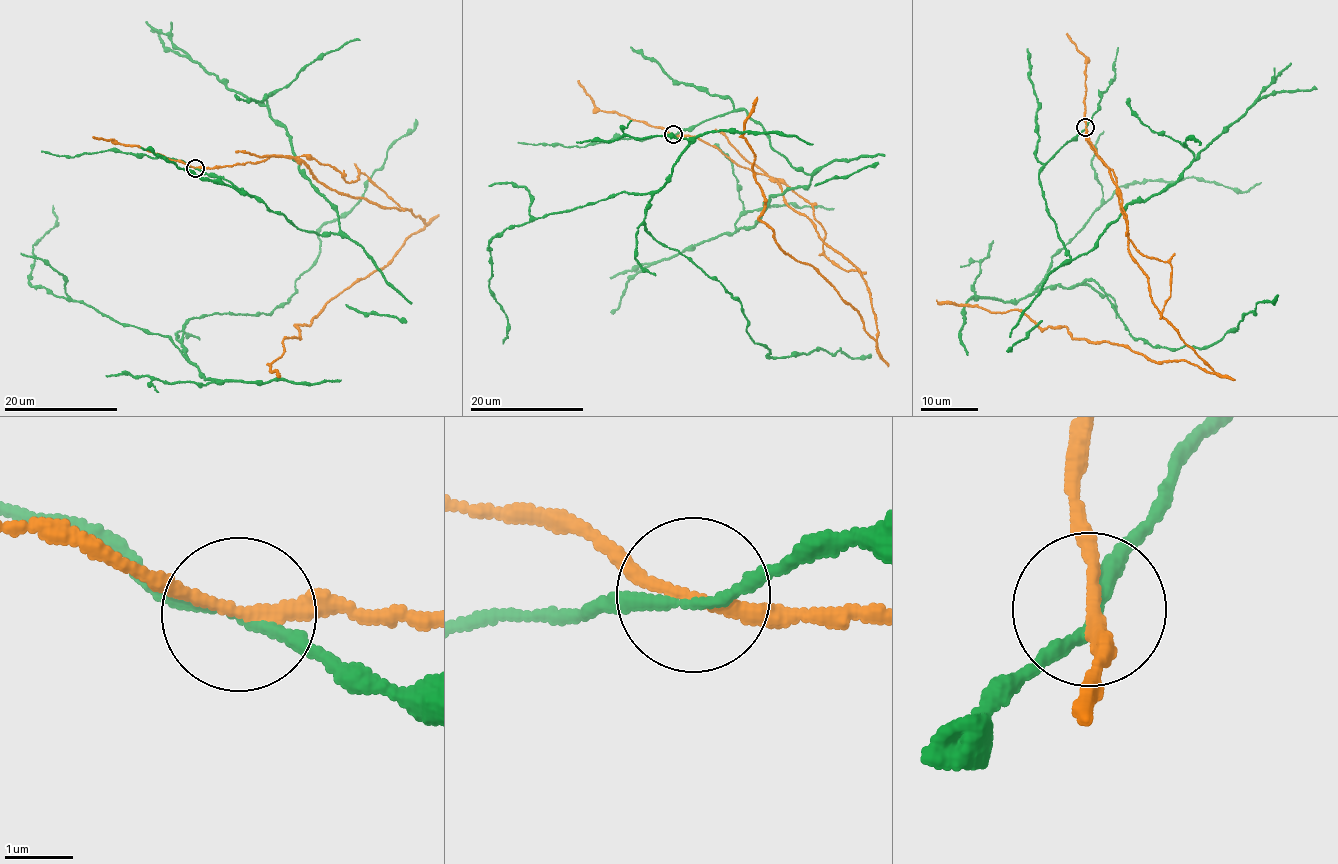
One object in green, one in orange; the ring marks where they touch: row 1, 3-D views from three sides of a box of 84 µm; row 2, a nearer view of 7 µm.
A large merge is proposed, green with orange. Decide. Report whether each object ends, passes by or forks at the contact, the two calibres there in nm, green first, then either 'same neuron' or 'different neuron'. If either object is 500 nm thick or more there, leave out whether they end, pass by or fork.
green passes by | orange passes by | 150/180 nm | different neuron

